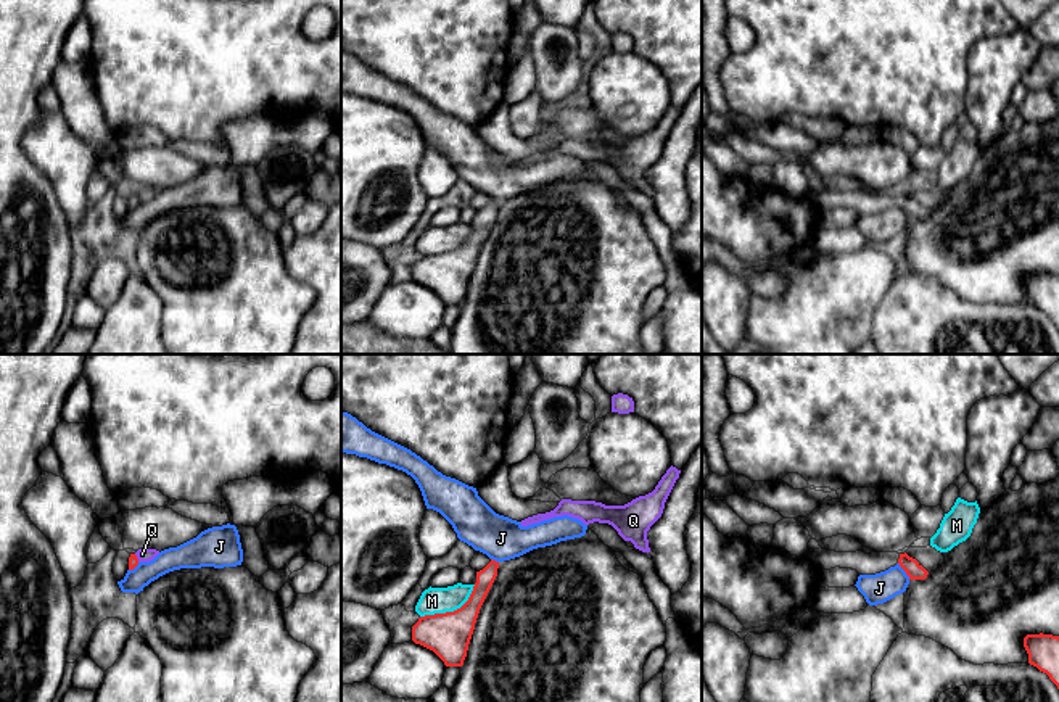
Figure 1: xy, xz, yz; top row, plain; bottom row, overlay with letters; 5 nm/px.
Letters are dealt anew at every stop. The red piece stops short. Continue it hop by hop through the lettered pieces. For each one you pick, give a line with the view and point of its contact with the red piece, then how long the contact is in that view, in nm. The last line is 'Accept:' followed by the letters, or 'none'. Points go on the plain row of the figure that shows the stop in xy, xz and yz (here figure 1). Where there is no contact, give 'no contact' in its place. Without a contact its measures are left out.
Accept: none

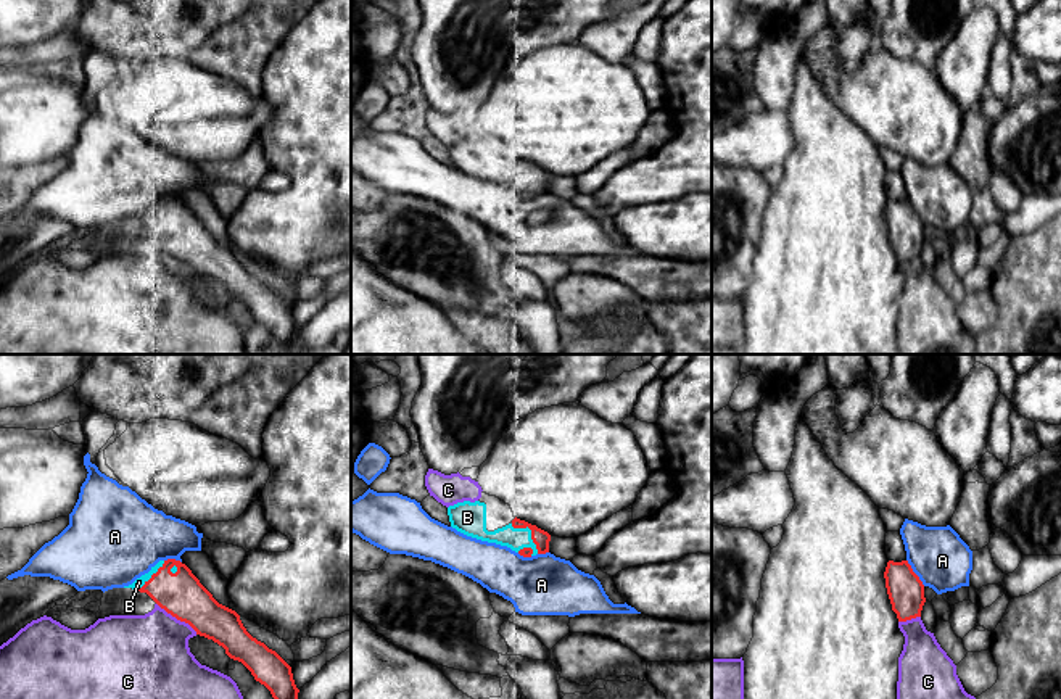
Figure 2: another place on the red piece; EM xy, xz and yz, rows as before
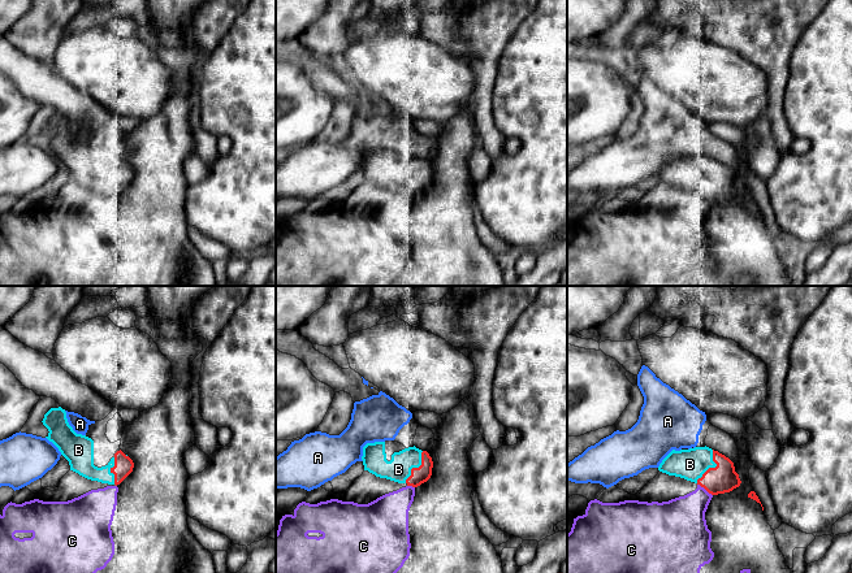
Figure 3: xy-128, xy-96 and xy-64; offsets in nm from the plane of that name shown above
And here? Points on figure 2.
B: contact xz (532, 171); length 200 nm
Accept: B

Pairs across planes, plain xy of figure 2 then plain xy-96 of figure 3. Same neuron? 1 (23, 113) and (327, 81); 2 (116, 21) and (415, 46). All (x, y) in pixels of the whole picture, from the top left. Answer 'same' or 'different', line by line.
1: different
2: different

